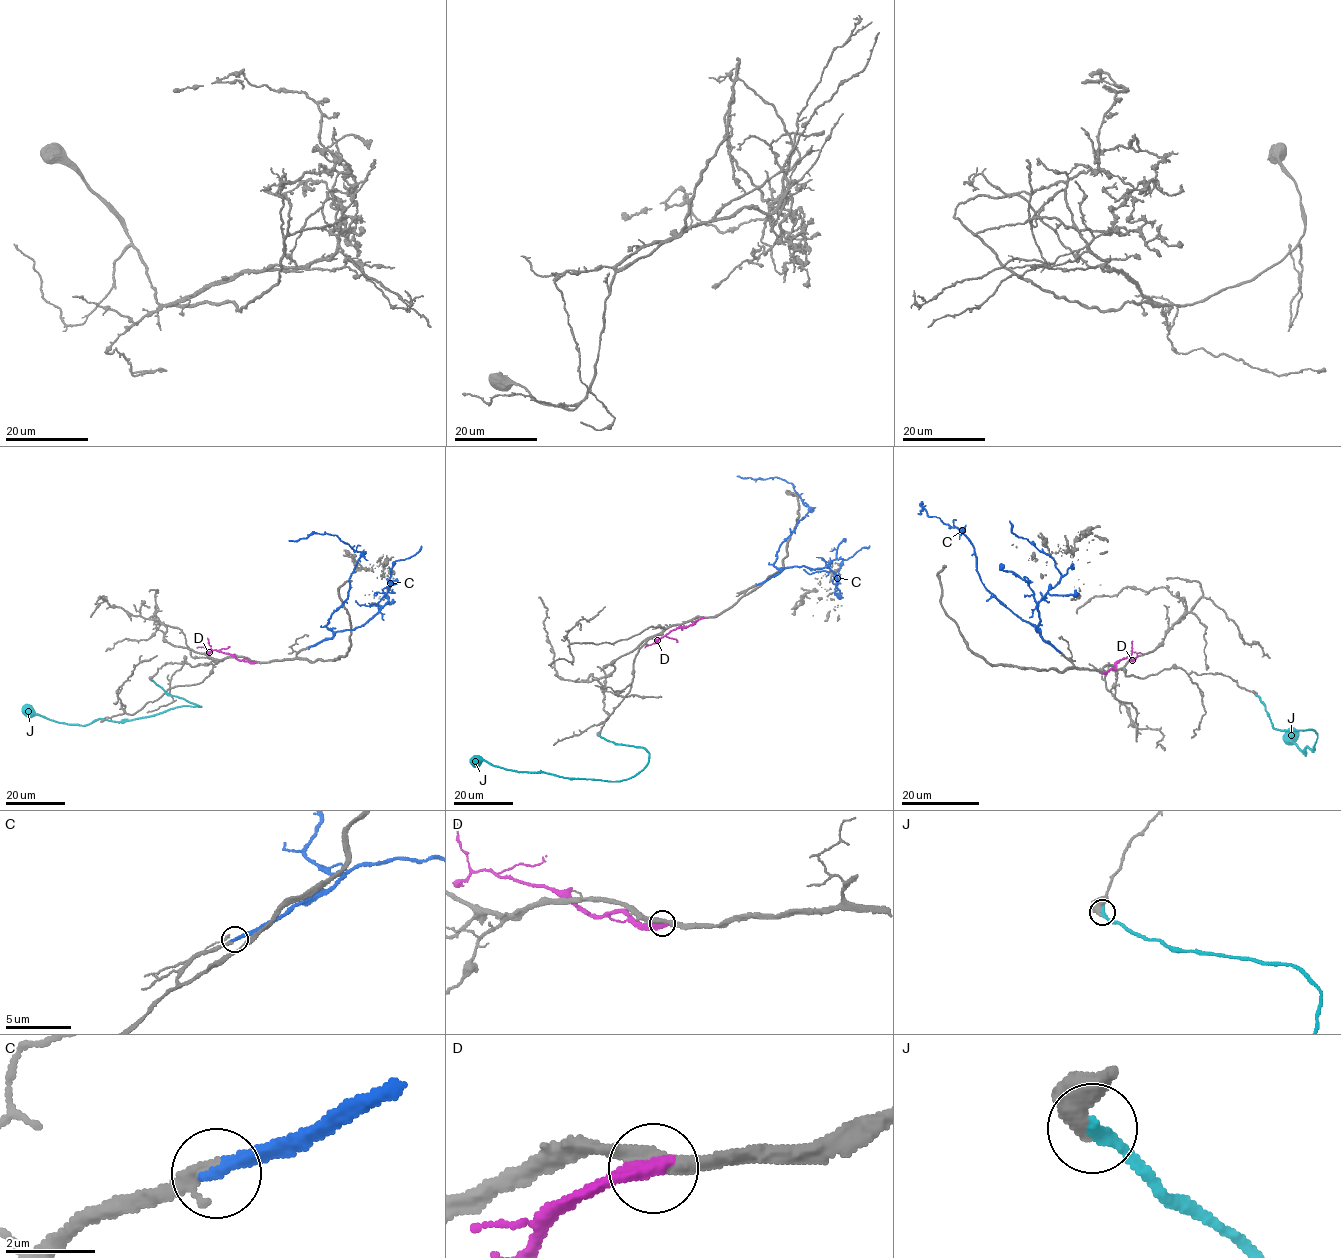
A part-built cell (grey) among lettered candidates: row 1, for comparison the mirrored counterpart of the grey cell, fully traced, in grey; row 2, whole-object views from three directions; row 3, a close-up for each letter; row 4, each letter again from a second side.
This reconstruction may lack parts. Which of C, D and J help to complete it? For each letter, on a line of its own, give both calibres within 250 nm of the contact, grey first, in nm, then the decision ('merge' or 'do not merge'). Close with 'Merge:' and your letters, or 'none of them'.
C: 280/280 nm | merge
D: 360/480 nm | do not merge
J: 550/300 nm | do not merge
Merge: C

